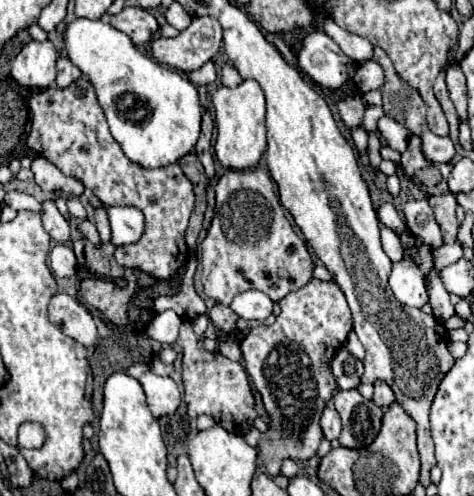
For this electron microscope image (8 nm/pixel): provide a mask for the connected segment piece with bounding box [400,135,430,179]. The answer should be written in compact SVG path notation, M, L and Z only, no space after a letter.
M412 135L410 143L408 143L408 149L402 153L402 161L400 161L404 173L415 179L415 173L418 169L425 168L430 165L430 163L425 159L422 154L422 139Z

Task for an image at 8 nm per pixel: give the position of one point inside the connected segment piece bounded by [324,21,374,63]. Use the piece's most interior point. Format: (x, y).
(356, 47)

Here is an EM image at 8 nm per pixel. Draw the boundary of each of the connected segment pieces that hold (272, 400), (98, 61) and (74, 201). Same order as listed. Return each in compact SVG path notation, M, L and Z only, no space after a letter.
M312 279L302 289L288 293L280 301L280 309L282 313L276 317L276 323L252 327L240 341L244 369L262 395L264 409L270 415L266 433L250 427L244 439L252 447L260 445L258 457L270 477L280 473L284 459L308 461L316 455L322 441L318 421L322 409L336 391L330 361L352 331L352 315L346 297L336 283Z
M74 19L66 31L64 31L64 49L68 53L68 59L86 75L90 77L90 83L96 89L98 101L106 113L110 133L120 143L126 157L142 167L166 167L170 163L180 161L186 153L190 153L198 141L200 135L200 97L196 87L190 83L190 79L178 71L166 69L158 65L154 59L142 55L130 41L126 33L120 33L110 23L98 19Z
M69 197L67 199L67 207L70 214L77 219L84 219L87 216L86 210L78 197Z

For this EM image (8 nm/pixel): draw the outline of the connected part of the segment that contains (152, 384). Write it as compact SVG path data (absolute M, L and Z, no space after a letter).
M134 363L126 369L126 373L142 383L148 399L148 407L154 417L172 415L178 409L182 397L178 385L170 377L154 375L146 363Z

